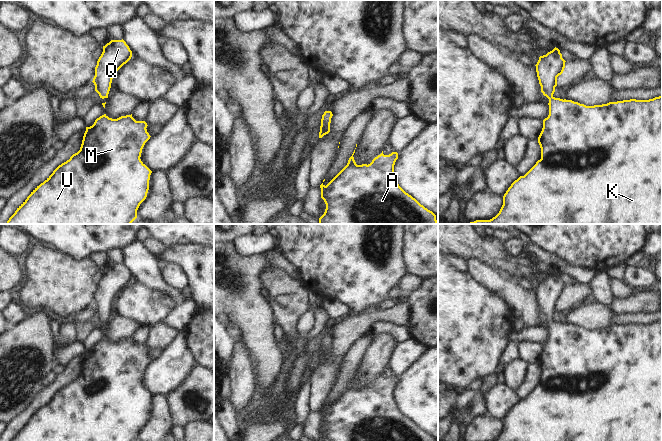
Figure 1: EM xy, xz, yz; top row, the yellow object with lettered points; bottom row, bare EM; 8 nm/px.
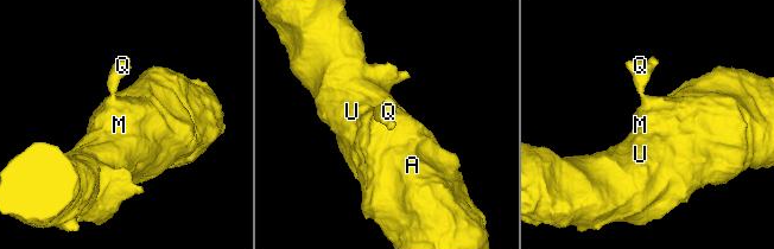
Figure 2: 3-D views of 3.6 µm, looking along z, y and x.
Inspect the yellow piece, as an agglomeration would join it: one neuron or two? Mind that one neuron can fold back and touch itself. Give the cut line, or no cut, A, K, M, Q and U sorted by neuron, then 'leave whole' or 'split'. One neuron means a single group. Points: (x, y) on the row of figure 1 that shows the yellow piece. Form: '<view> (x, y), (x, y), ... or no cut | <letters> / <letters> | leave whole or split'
no cut | A K M Q U | leave whole

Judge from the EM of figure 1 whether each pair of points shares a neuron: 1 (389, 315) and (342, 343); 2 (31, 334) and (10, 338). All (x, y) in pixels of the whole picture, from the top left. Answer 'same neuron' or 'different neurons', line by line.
1: same neuron
2: same neuron

